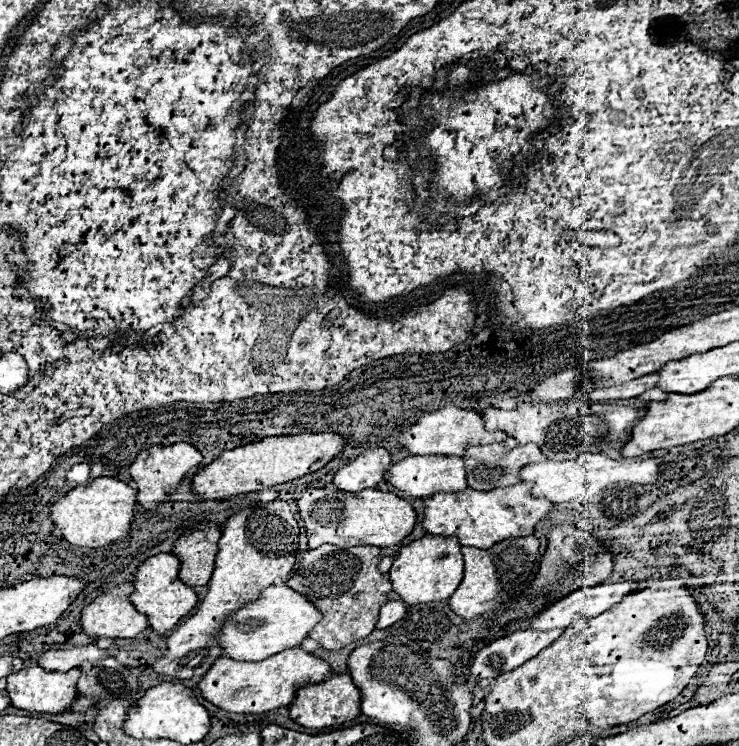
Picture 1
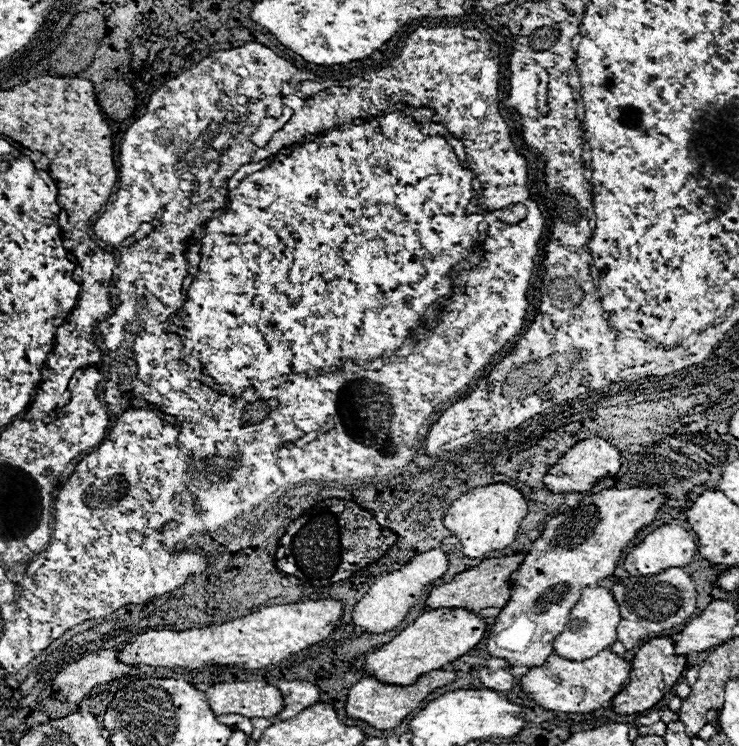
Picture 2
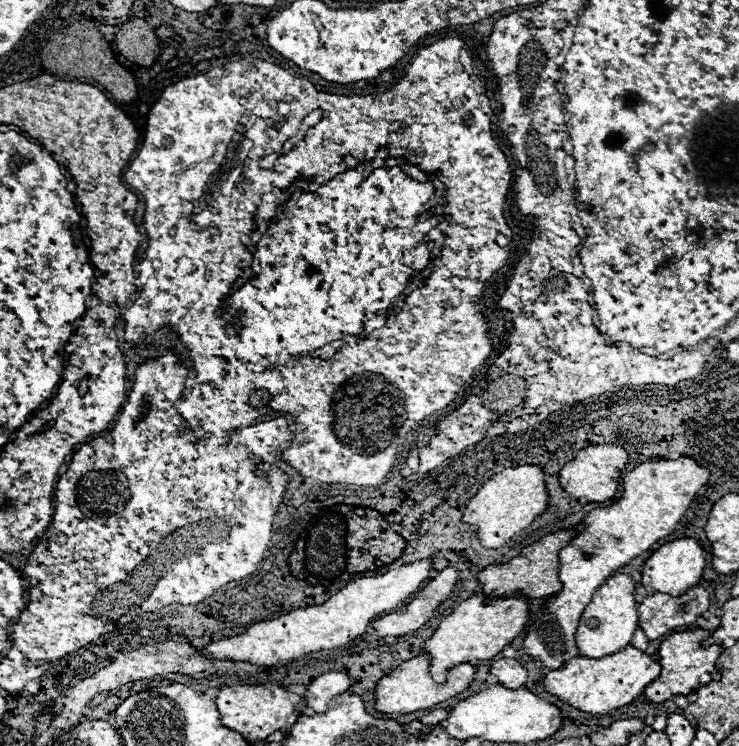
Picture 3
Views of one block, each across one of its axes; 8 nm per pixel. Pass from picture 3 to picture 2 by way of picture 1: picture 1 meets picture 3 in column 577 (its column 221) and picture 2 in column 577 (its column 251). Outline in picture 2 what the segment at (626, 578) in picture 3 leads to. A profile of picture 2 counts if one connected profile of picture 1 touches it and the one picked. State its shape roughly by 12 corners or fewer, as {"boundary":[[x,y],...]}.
{"boundary":[[588,586],[554,652],[588,660],[618,640],[610,590]]}

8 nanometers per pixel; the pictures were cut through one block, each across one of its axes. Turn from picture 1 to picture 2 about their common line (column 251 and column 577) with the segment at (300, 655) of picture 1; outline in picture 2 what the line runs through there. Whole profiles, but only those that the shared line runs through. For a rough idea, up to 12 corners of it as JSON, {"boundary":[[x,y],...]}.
{"boundary":[[612,650],[552,654],[520,688],[544,710],[586,714],[630,682]]}

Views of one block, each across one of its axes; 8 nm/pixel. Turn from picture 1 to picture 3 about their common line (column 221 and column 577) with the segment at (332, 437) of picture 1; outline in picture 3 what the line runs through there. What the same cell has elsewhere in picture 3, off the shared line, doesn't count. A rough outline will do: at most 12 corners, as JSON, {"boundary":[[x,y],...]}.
{"boundary":[[616,444],[590,446],[560,470],[580,502],[618,494],[628,454]]}

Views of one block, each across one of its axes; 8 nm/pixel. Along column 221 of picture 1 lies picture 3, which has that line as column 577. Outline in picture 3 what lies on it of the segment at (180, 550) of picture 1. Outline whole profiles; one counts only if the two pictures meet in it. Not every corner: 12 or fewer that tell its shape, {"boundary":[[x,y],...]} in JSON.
{"boundary":[[574,528],[546,534],[478,574],[482,594],[552,596]]}

